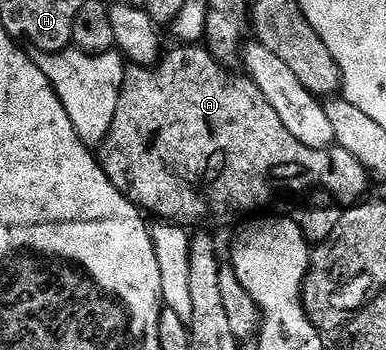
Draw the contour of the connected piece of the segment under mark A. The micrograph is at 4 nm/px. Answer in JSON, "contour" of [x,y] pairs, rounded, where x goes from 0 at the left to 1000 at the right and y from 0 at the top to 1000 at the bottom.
{"contour":[[[464,126],[456,134],[446,154],[440,146],[404,189],[339,183],[319,206],[319,246],[308,254],[303,320],[293,331],[293,354],[288,371],[277,380],[272,409],[277,454],[269,449],[262,471],[275,486],[288,523],[334,574],[358,583],[383,614],[404,611],[404,626],[477,651],[495,651],[503,634],[516,634],[526,623],[521,603],[495,600],[495,566],[505,563],[526,566],[528,583],[557,611],[583,609],[596,589],[619,611],[640,611],[648,600],[671,600],[679,589],[699,583],[702,563],[720,543],[756,543],[764,554],[780,551],[782,543],[834,549],[839,557],[855,557],[858,566],[891,591],[912,591],[922,580],[943,574],[946,557],[940,551],[951,543],[951,520],[956,523],[956,489],[938,463],[925,457],[925,446],[915,446],[915,434],[886,429],[881,417],[865,411],[850,417],[842,429],[801,423],[790,411],[780,411],[780,400],[769,400],[769,389],[754,386],[749,366],[738,366],[738,354],[728,354],[718,320],[707,320],[707,309],[697,300],[697,286],[687,286],[687,274],[676,274],[676,251],[666,251],[666,240],[650,231],[648,223],[637,217],[617,223],[614,214],[596,211],[588,203],[591,191],[547,157],[547,146],[536,140],[534,129]]]}

